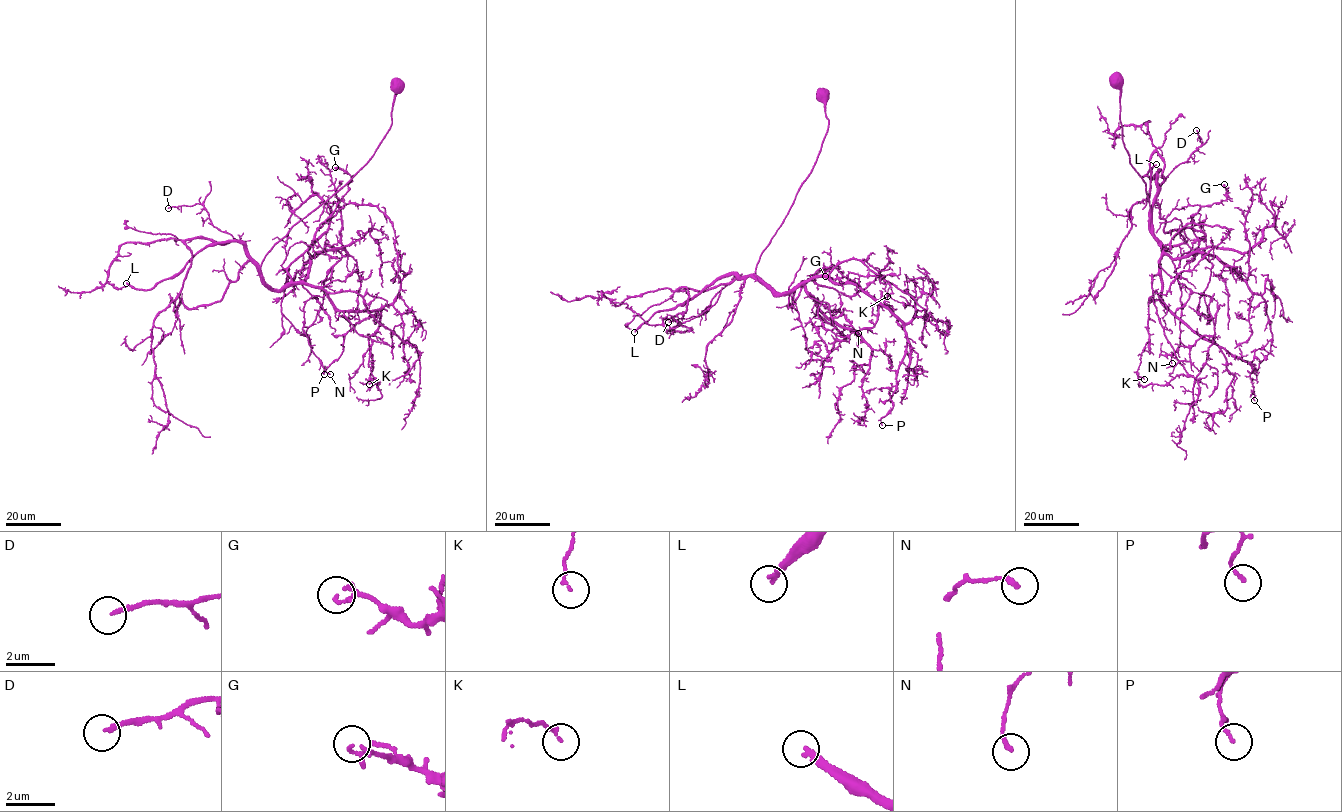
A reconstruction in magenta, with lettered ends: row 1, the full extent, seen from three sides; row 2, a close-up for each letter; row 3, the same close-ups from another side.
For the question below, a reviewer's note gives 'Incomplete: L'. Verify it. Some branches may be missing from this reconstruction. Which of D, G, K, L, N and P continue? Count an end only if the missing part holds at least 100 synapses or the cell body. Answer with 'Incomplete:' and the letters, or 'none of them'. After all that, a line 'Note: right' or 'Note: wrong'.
Incomplete: L
Note: right

